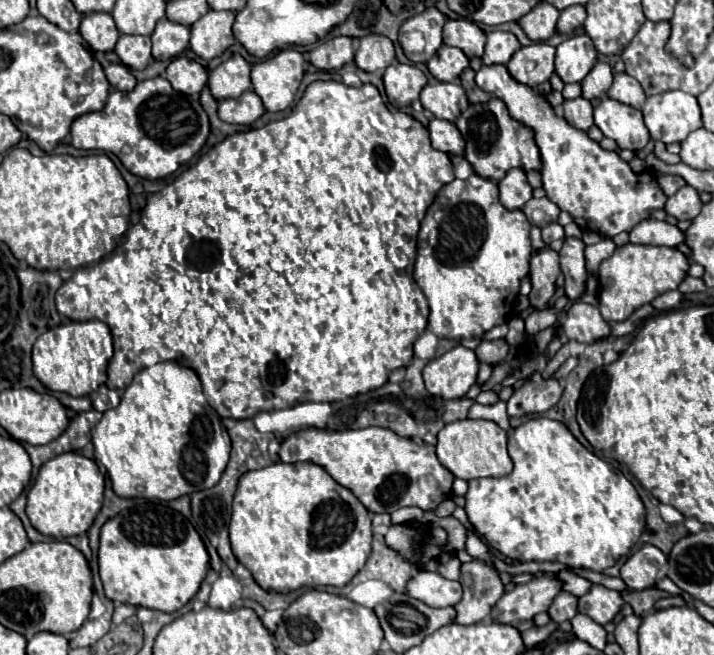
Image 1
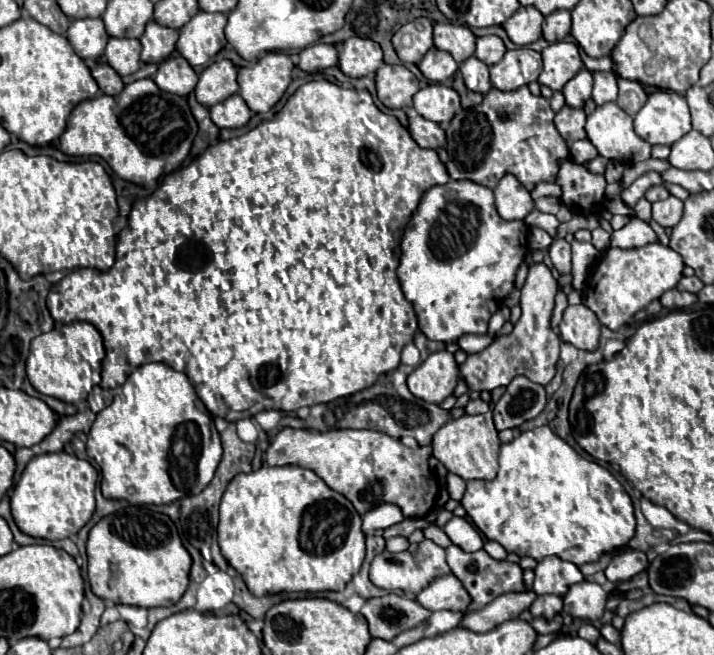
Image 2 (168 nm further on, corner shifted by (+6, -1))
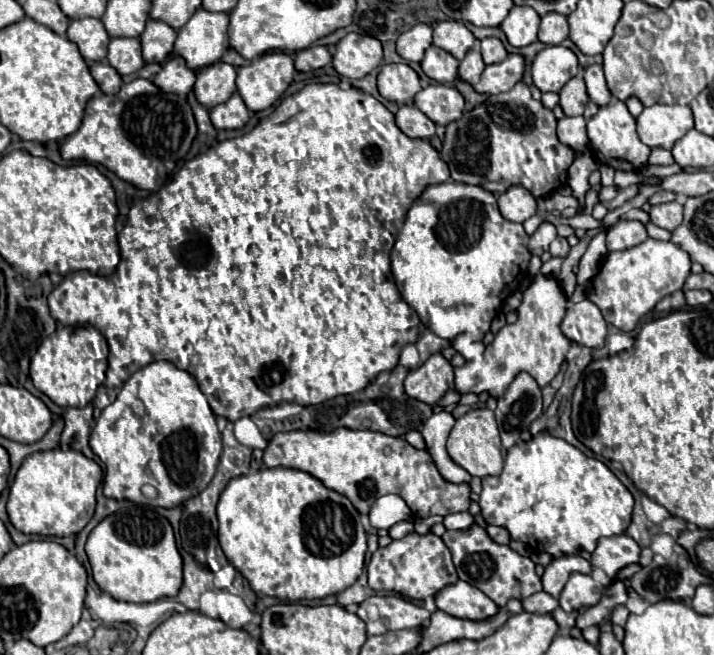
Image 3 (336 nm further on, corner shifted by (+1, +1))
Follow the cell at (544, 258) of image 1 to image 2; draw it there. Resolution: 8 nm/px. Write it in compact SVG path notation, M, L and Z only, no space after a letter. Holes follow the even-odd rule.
M534 263L522 287L522 317L514 325L514 331L510 335L498 335L490 347L480 353L468 355L466 363L460 365L460 375L468 383L470 391L492 391L500 385L506 387L518 375L524 375L538 385L546 385L554 377L560 341L558 335L550 329L550 317L556 293L558 283L552 277L552 271L544 263Z

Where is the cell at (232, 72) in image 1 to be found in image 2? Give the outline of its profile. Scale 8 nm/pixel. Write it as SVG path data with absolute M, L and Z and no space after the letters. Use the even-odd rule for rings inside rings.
M228 59L214 61L200 75L200 81L196 85L196 99L204 107L212 107L212 105L228 99L230 95L234 95L238 91L236 75L238 75L238 71L232 61L228 61Z

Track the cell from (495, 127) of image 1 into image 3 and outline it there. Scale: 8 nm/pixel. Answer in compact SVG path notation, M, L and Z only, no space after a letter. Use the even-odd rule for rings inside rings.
M525 83L513 85L507 93L491 95L485 103L475 107L473 111L463 113L459 121L453 121L445 129L445 139L443 139L443 149L441 157L449 165L451 179L469 183L469 185L479 185L493 195L505 193L511 185L521 185L525 187L535 199L543 195L555 193L559 187L567 183L567 169L575 159L575 151L563 143L559 143L555 135L555 125L557 119L549 109L541 105L541 101L535 101L531 97L531 91Z

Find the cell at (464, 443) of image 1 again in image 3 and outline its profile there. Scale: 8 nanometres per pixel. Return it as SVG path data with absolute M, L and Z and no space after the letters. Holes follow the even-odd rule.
M481 407L481 409L471 409L463 417L459 417L447 439L447 453L457 465L461 465L467 473L475 477L499 475L503 471L503 447L493 411Z

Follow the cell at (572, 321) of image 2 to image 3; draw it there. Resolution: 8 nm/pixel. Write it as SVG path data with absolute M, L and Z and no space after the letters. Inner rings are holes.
M581 301L569 305L561 331L575 343L585 347L603 347L607 335L607 323L599 311L599 307L591 301Z

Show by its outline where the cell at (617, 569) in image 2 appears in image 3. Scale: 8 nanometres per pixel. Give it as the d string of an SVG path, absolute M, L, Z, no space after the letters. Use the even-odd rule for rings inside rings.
M625 533L615 537L601 537L595 551L591 553L591 563L601 567L609 577L615 577L621 567L639 561L639 551L639 545Z

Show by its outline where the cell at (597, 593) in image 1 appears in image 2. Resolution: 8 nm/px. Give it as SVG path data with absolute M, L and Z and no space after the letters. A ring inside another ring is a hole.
M582 581L570 587L570 591L564 595L564 611L578 619L596 621L604 613L606 599L608 593L598 583Z

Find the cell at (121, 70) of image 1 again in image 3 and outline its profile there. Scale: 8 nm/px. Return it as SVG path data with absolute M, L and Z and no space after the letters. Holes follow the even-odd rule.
M95 61L95 63L91 63L89 69L91 69L95 83L101 87L101 91L105 95L115 95L121 89L121 83L123 83L121 77L107 61Z

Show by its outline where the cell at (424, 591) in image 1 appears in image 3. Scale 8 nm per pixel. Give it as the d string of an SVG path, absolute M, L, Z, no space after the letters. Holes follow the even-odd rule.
M457 581L455 585L447 585L445 589L441 589L435 597L435 603L441 611L471 621L483 621L499 611L495 601L491 601L483 591L465 581Z

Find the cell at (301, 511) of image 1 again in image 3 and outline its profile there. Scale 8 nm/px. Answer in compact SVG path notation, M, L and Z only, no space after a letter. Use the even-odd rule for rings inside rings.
M261 469L253 475L231 479L219 497L217 521L217 537L225 557L249 581L255 593L271 595L283 601L323 599L353 585L365 565L367 535L361 525L359 511L347 497L327 489L313 475L297 469Z

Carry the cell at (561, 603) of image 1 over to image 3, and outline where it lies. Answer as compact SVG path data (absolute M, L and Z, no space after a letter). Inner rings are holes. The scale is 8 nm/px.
M545 591L533 593L531 597L525 597L521 603L523 603L523 609L529 613L551 613L559 605L557 599L553 599Z

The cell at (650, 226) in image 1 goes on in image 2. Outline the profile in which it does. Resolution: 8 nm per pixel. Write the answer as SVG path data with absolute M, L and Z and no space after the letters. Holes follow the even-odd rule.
M634 217L620 231L612 233L610 245L620 247L620 249L630 249L630 247L644 247L644 245L656 243L656 241L658 241L658 237L656 237L654 229L646 221Z

